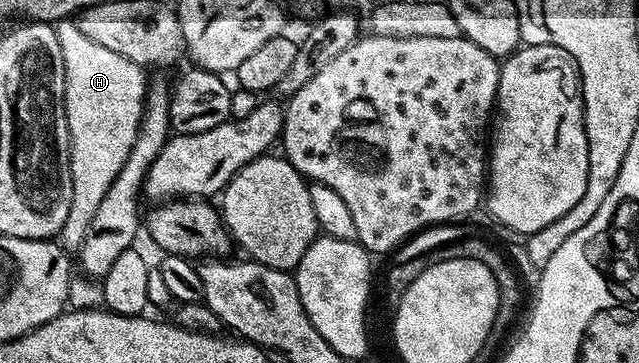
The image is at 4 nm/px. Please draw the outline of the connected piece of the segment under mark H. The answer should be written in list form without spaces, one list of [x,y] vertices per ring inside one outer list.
[[[74,19],[54,21],[57,42],[61,42],[61,58],[65,58],[65,98],[63,104],[67,108],[67,125],[71,135],[71,181],[73,182],[73,198],[69,206],[69,218],[65,218],[65,226],[61,240],[68,249],[78,249],[85,238],[85,230],[89,230],[89,222],[93,222],[93,214],[97,214],[97,206],[101,206],[101,198],[113,186],[113,178],[125,166],[125,158],[129,158],[129,150],[133,150],[133,142],[137,138],[139,123],[143,117],[143,106],[147,102],[149,76],[138,64],[129,62],[129,58],[121,58],[121,54],[113,54],[113,50],[105,50],[105,46],[97,46],[90,38],[81,34],[78,23]]]

